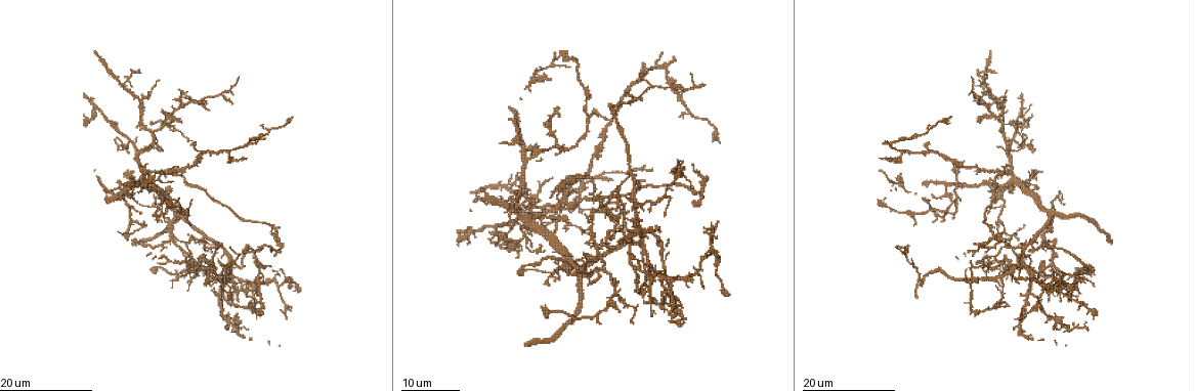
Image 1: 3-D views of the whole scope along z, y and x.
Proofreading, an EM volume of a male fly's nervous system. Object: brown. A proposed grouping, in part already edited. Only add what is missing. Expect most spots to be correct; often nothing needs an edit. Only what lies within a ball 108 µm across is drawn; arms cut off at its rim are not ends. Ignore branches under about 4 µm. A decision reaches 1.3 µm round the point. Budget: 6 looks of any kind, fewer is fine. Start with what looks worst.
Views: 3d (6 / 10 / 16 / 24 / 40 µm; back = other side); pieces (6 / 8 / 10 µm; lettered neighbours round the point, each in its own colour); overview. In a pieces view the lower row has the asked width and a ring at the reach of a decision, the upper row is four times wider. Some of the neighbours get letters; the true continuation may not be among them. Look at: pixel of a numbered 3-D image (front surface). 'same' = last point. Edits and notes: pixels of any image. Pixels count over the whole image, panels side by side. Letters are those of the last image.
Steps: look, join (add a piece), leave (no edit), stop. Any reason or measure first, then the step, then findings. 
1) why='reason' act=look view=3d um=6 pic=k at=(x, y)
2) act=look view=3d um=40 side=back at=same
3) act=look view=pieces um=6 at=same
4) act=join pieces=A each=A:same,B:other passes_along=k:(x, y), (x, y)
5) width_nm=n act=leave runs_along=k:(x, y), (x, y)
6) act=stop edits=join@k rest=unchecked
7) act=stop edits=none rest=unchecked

act=look view=3d um=16 pic=1 at=(1093, 269)

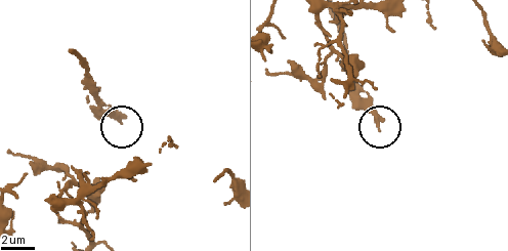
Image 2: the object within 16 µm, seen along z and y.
act=look view=pieces um=8 pic=2 at=(378, 126)

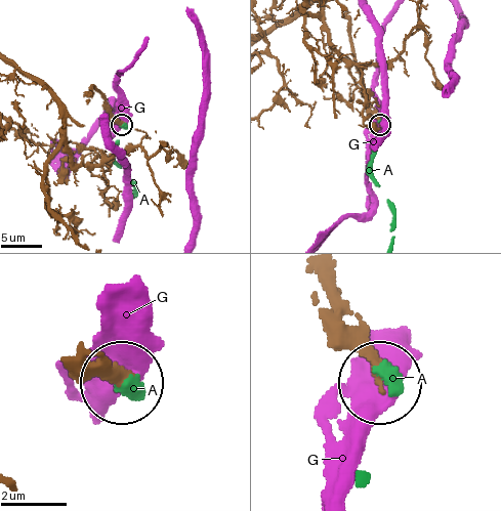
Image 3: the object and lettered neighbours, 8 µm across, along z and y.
width_nm=190 act=join pieces=A each=A:same,G:other found='it goes on there'

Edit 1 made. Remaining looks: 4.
why='redraw' act=look view=overview

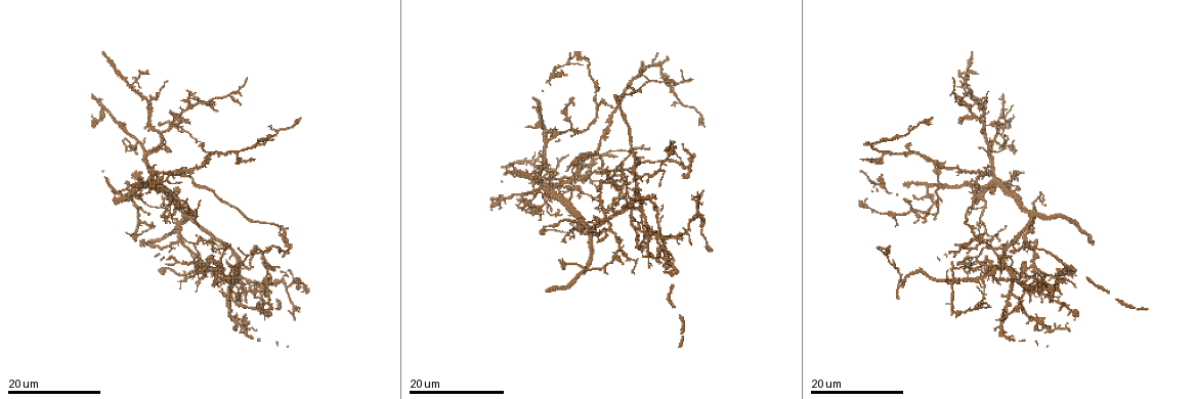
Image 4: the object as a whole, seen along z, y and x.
why='branch stops here' act=look view=3d um=16 pic=4 at=(885, 251)

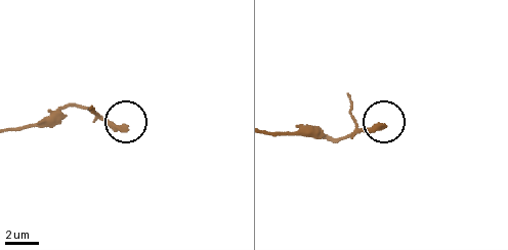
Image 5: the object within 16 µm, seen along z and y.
act=look view=pieces um=8 pic=5 at=(384, 125)

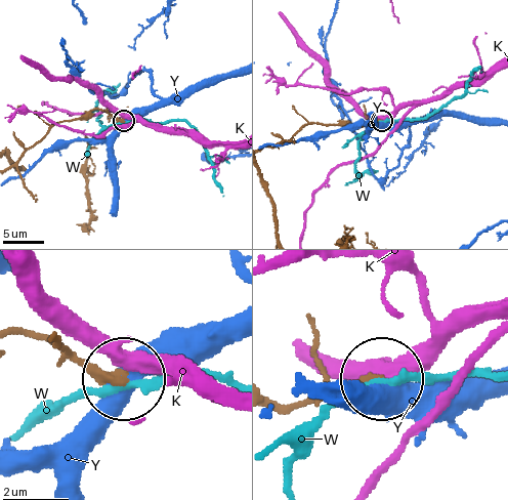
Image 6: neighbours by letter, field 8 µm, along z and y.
act=leave each=K:other,W:other,Y:other found='no lettered piece goes on from it'

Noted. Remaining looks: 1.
act=stop edits=join@3 rest=unchecked

